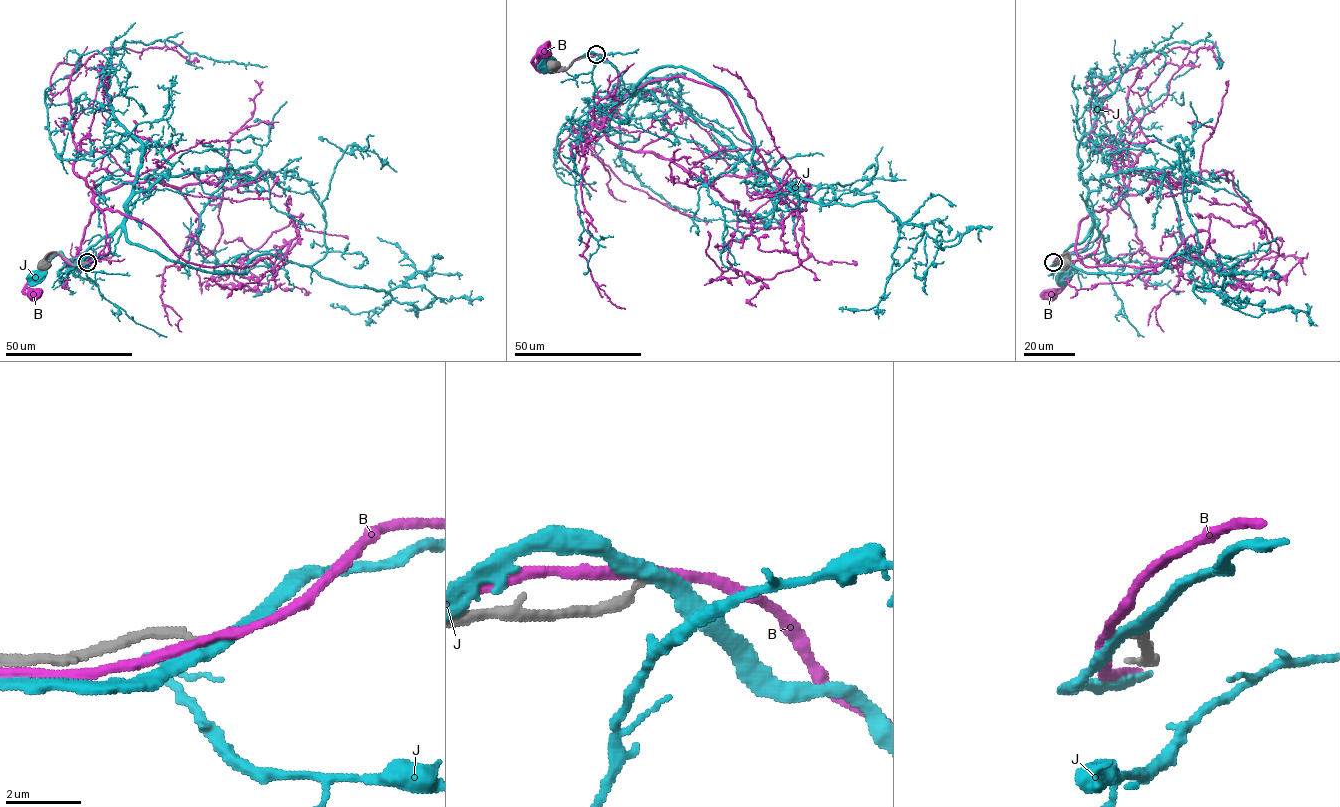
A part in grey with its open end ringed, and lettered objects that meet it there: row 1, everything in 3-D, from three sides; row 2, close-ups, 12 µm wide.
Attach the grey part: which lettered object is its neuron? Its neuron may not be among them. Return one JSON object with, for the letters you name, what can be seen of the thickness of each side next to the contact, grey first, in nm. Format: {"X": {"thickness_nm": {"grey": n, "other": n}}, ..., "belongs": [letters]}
{"belongs": []}

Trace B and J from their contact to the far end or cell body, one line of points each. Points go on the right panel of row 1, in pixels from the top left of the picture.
B: (1053, 262), (1055, 264), (1066, 254), (1069, 256), (1072, 276), (1064, 286), (1050, 290), (1050, 294)
J: (1053, 263), (1067, 253), (1070, 276), (1066, 276)

